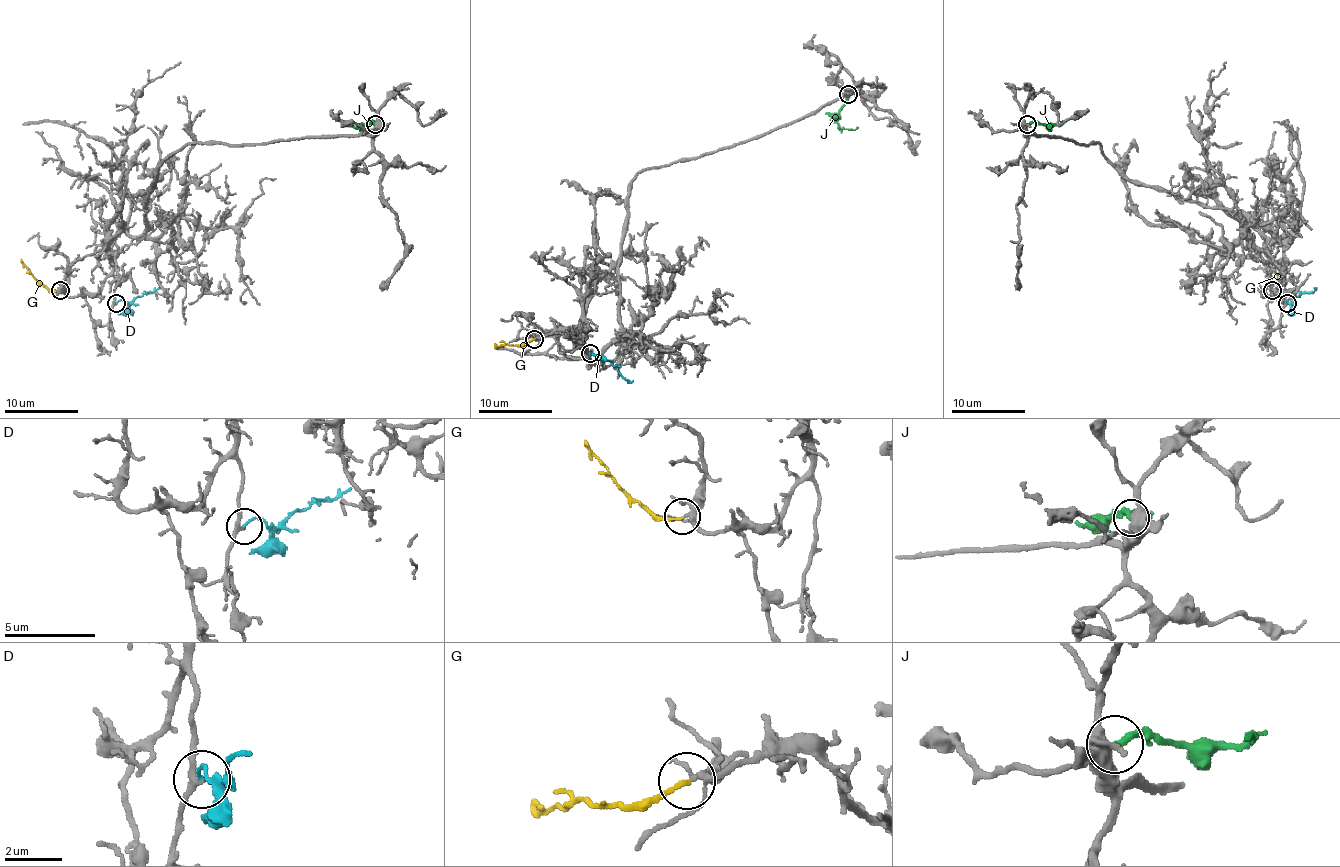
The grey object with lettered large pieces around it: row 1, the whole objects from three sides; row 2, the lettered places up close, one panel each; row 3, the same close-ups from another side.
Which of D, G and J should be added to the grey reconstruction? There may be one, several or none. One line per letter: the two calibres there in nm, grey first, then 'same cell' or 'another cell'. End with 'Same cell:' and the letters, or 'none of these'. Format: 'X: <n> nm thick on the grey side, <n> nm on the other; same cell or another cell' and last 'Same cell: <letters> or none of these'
D: 190 nm thick on the grey side, 120 nm on the other; another cell
G: 220 nm thick on the grey side, 150 nm on the other; same cell
J: 440 nm thick on the grey side, 280 nm on the other; another cell
Same cell: G

